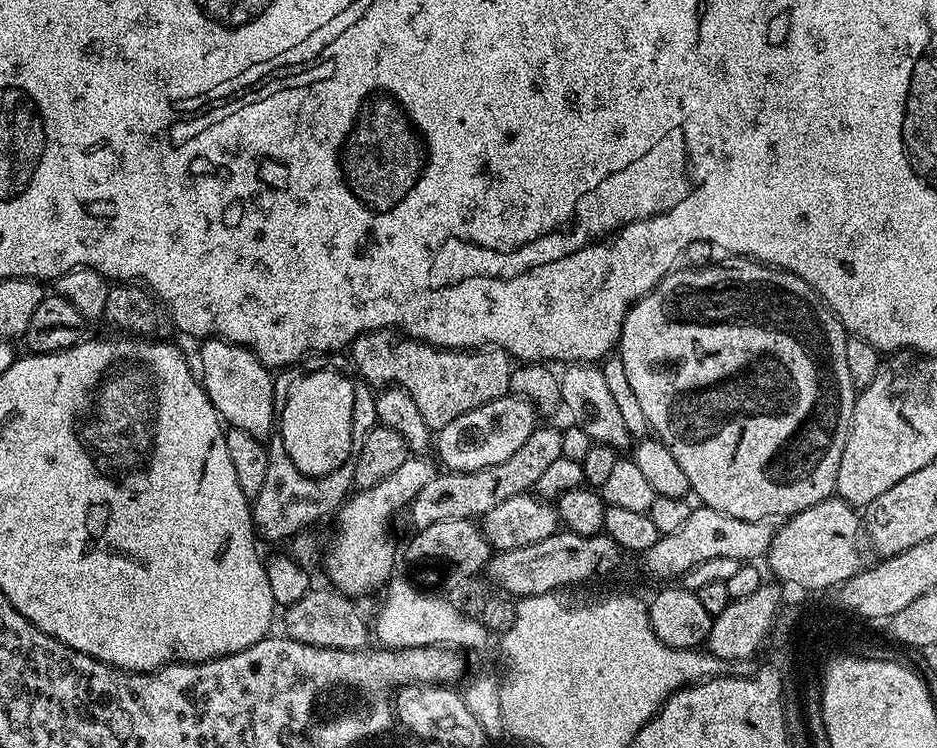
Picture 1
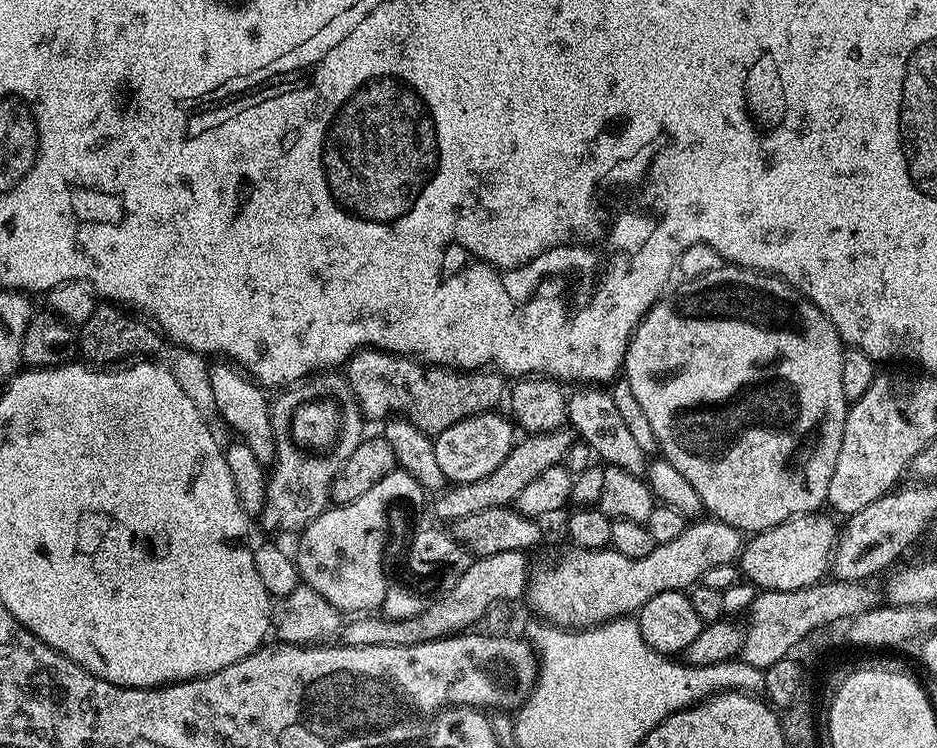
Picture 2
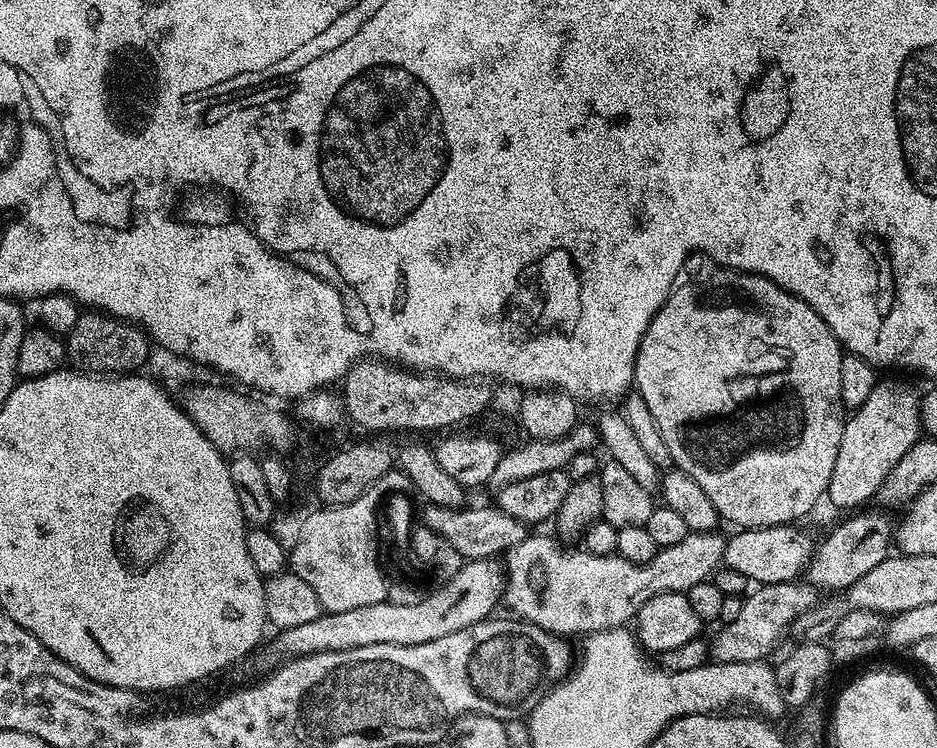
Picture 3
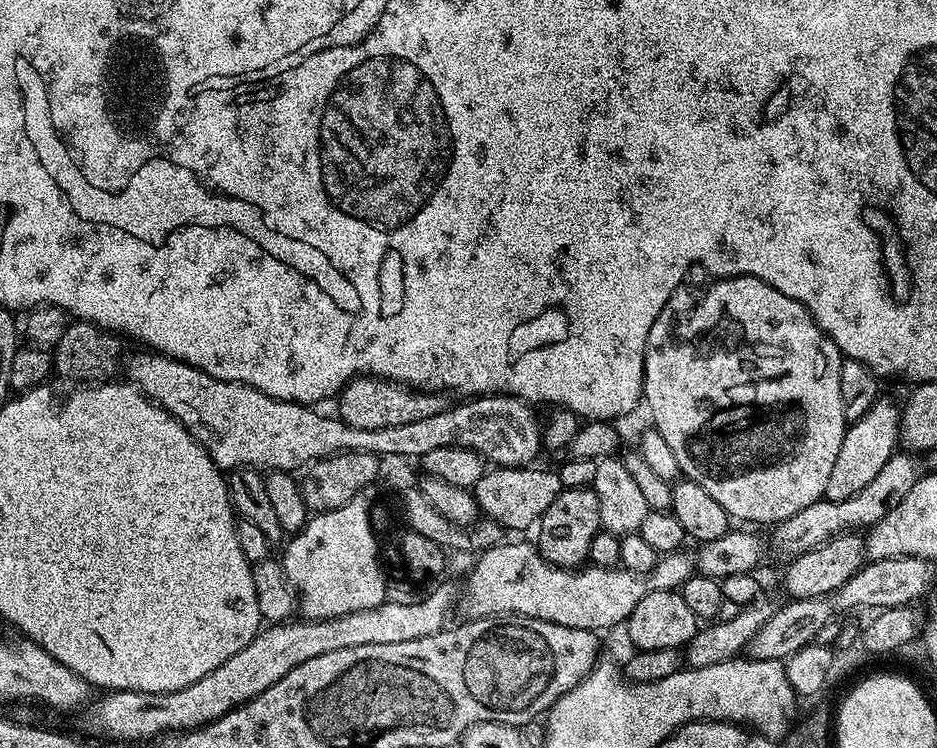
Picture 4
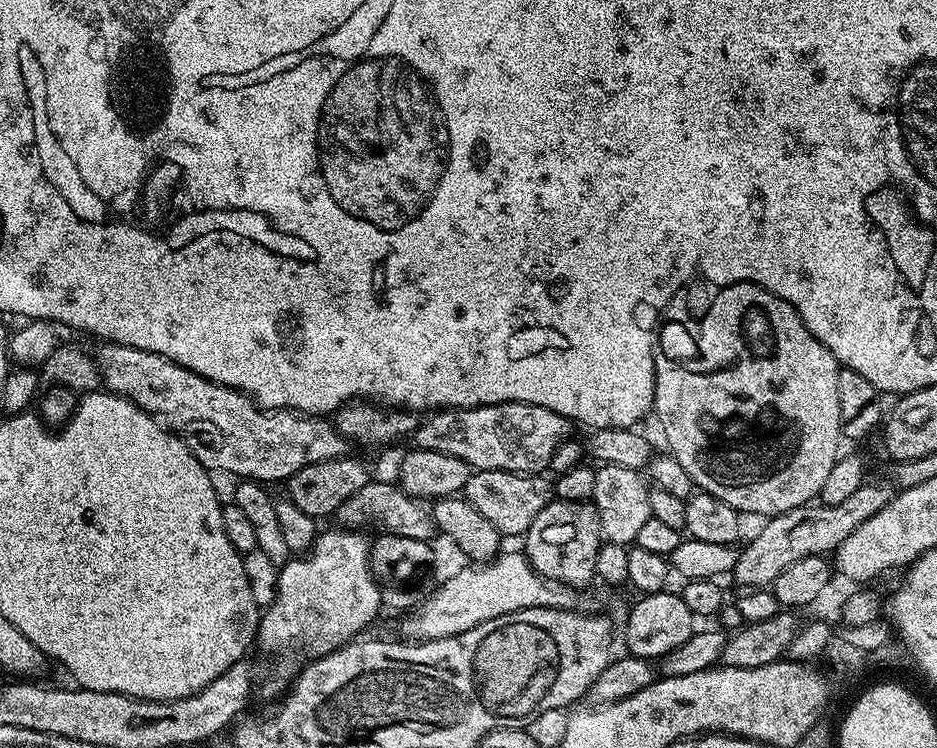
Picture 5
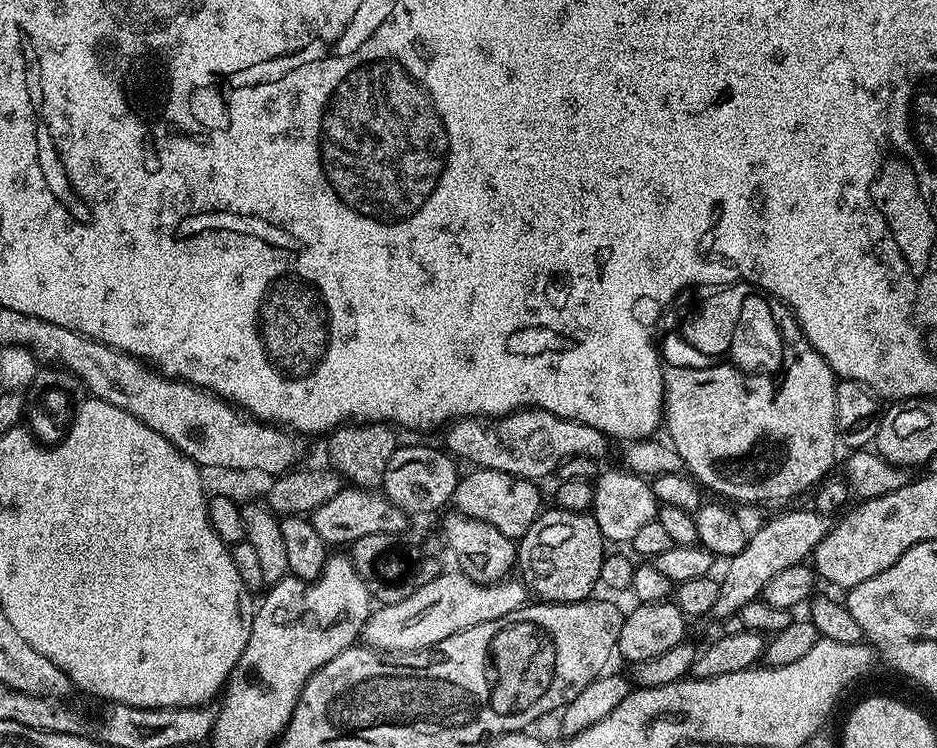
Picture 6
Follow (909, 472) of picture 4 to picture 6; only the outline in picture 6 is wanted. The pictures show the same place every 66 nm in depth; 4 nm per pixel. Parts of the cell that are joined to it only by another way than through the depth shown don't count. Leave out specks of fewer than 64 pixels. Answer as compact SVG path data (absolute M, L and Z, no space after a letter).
M815 510L809 512L784 512L773 520L768 520L757 532L753 531L742 554L727 561L728 573L720 580L718 602L714 602L711 615L717 621L724 621L731 615L739 613L746 602L757 599L764 587L782 570L805 563L816 551L816 544L828 532L830 520L827 515Z

